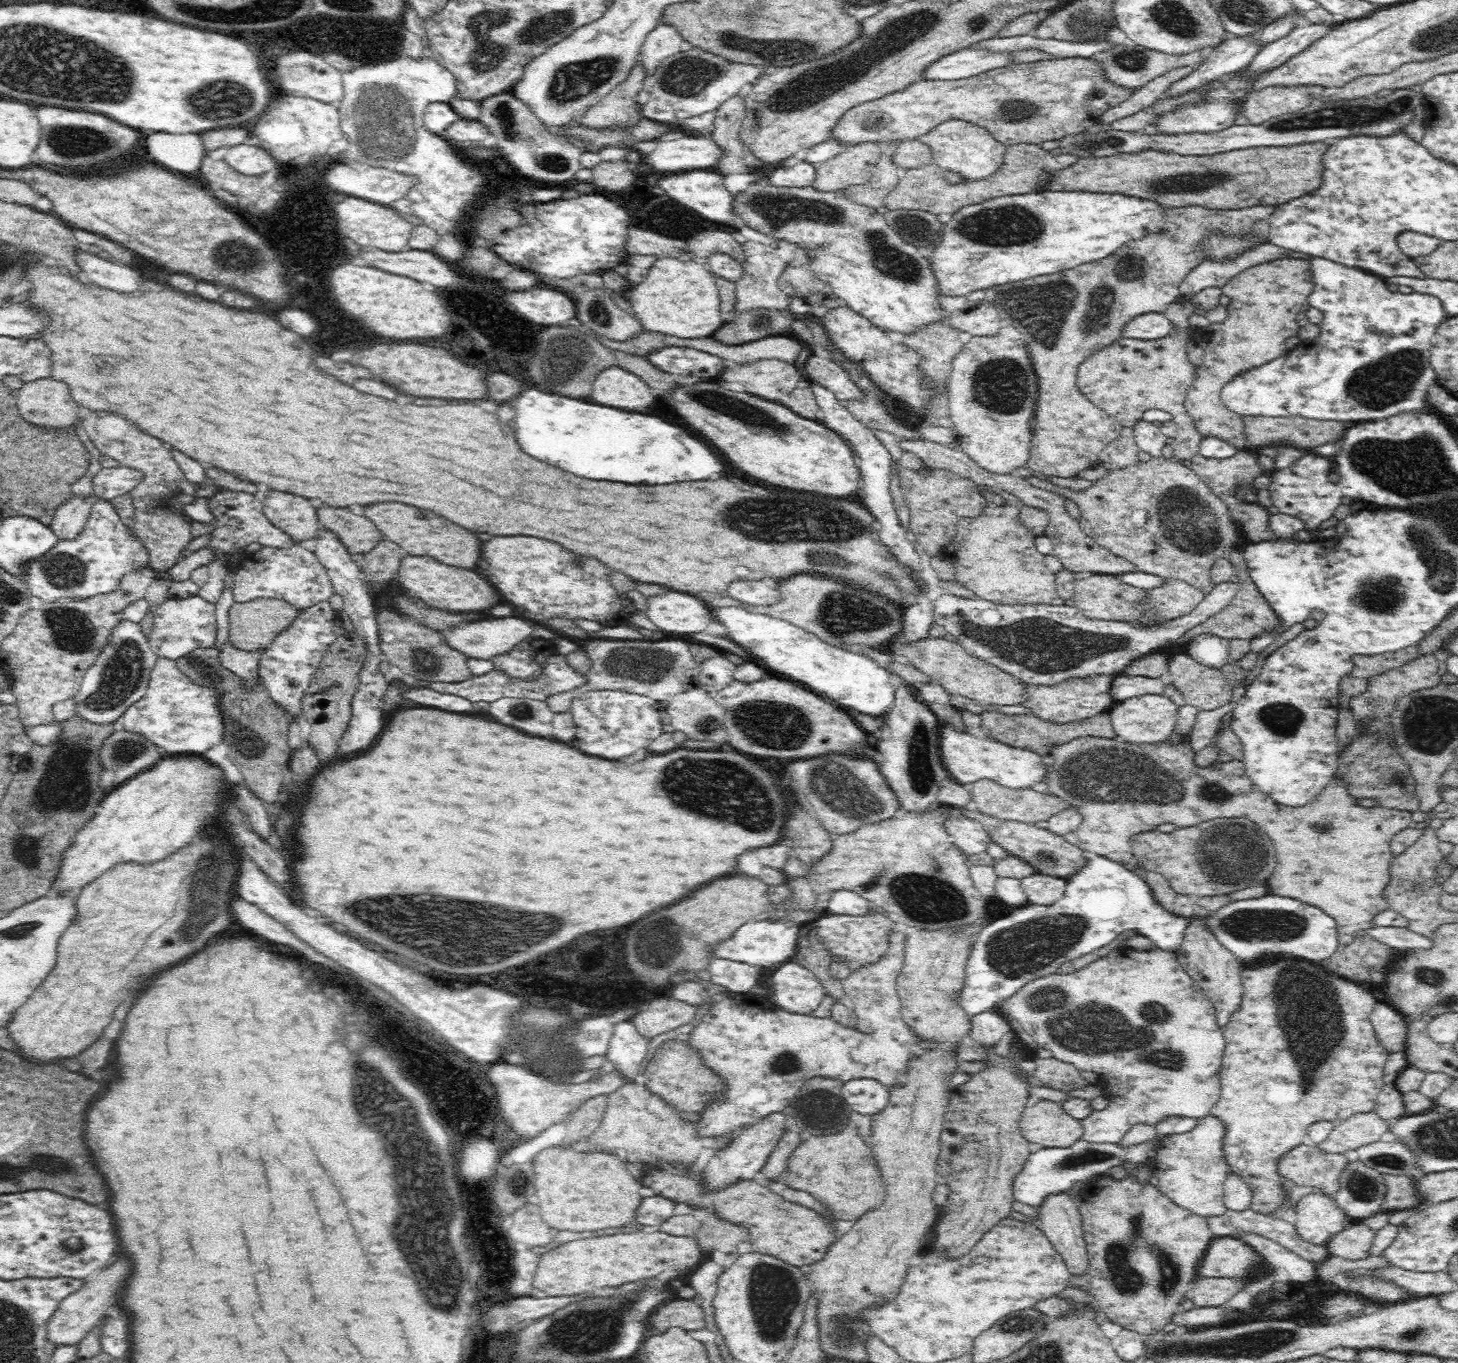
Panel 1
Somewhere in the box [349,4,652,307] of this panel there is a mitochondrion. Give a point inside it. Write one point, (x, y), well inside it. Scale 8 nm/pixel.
(484, 56)

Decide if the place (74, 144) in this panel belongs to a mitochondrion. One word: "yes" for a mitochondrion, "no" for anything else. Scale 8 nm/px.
yes

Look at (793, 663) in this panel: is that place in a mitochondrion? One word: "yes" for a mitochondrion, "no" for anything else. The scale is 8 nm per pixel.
no

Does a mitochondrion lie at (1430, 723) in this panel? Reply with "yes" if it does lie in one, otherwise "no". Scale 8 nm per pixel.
yes

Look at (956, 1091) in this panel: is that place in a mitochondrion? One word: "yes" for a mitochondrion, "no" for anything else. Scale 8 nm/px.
no

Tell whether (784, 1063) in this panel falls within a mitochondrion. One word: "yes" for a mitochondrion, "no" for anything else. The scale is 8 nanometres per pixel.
yes

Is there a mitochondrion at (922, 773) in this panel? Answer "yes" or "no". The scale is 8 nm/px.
yes

